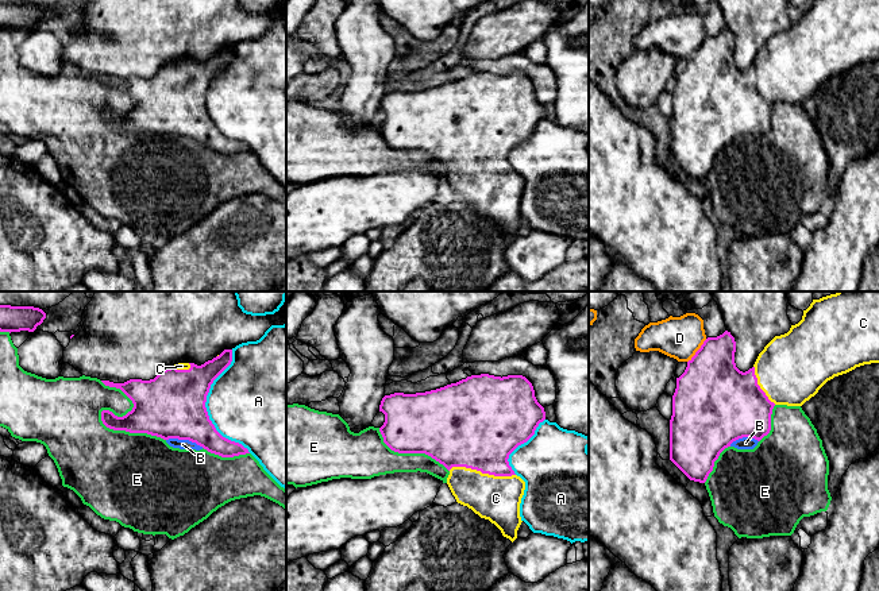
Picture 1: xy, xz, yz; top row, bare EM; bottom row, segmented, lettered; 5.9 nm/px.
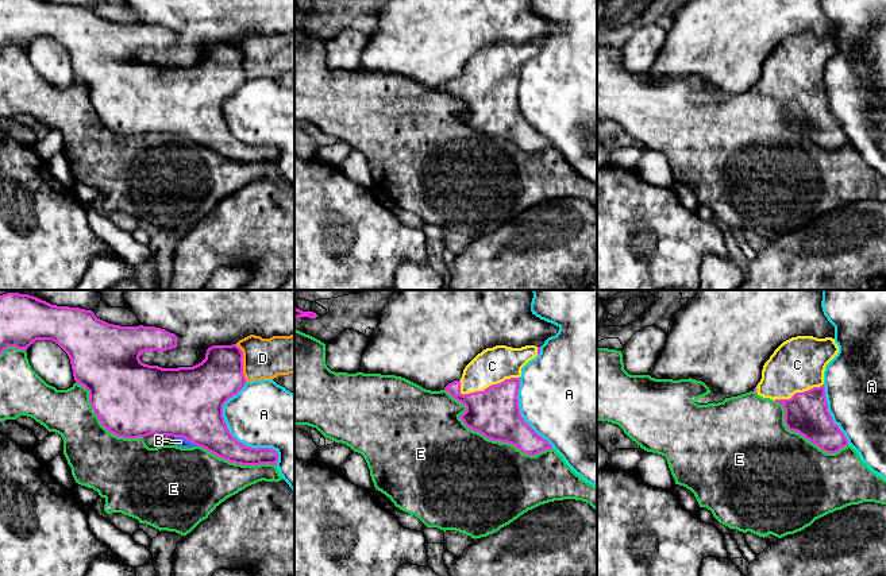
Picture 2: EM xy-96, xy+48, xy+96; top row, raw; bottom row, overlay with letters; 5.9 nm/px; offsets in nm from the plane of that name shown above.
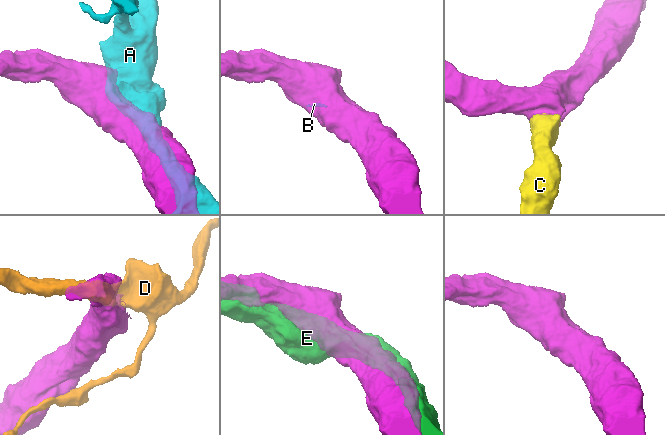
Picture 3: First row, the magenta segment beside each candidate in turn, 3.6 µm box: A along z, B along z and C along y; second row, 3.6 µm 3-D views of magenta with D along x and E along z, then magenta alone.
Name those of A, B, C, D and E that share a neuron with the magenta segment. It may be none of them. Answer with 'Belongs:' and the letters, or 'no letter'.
Belongs: C

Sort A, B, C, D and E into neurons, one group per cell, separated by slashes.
A / B E / C / D

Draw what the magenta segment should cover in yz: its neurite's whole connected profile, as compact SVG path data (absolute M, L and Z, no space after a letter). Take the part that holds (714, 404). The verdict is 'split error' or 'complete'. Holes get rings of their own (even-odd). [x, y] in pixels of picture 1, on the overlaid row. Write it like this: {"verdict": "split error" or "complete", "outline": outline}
{"verdict": "split error", "outline": "M837 291L813 300L803 310L802 320L791 325L787 333L775 336L759 354L753 367L745 372L736 367L735 352L736 341L730 332L708 337L687 362L685 372L676 378L670 420L670 460L694 482L706 482L714 461L733 441L743 437L760 441L767 436L775 405L802 406L834 376L864 364L879 363L879 291Z"}

